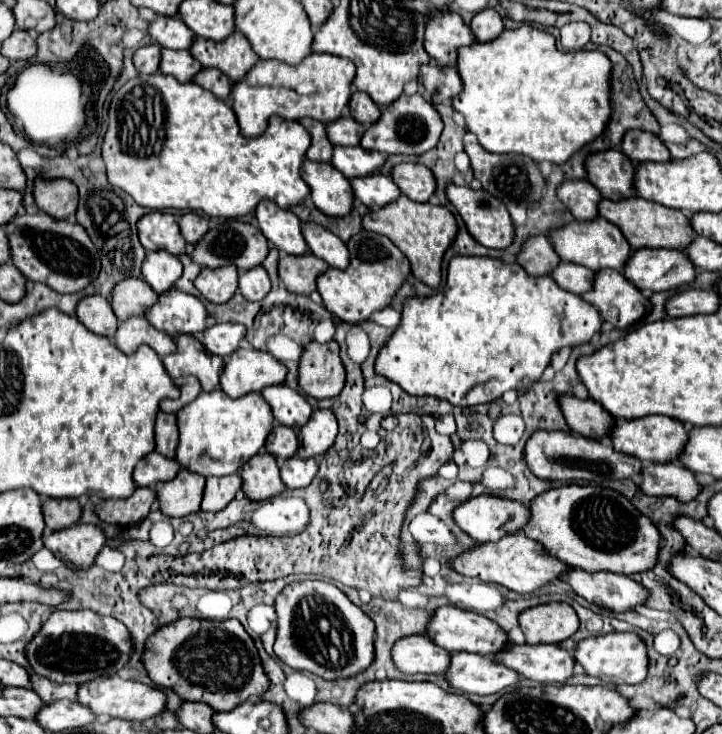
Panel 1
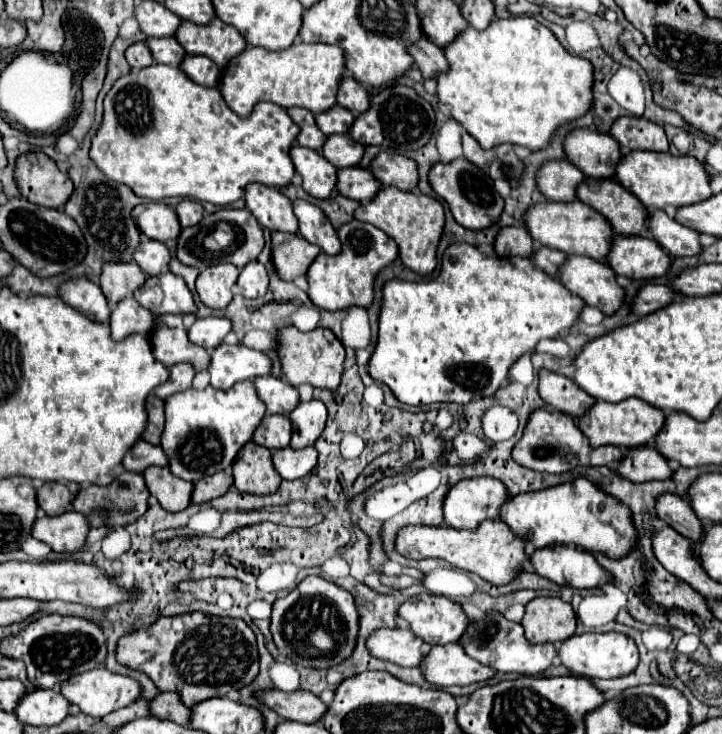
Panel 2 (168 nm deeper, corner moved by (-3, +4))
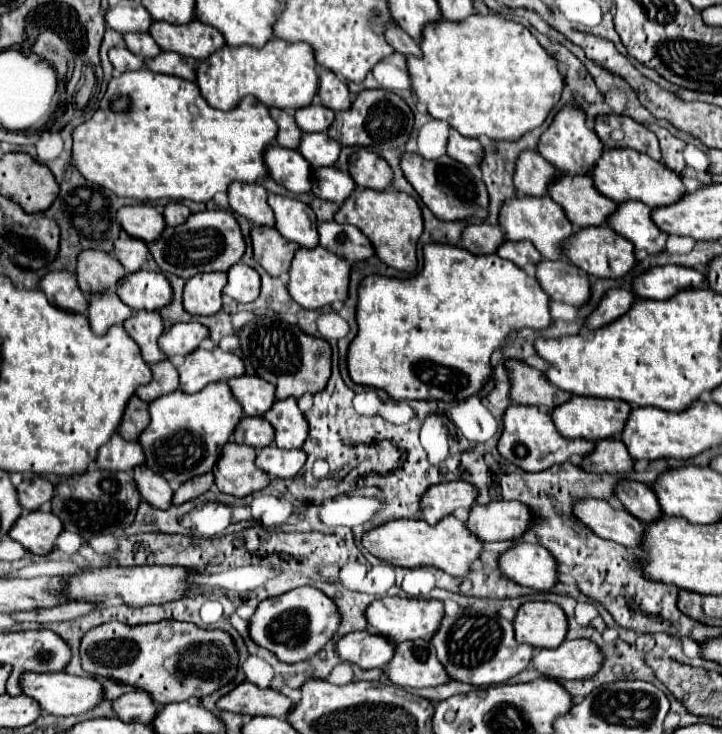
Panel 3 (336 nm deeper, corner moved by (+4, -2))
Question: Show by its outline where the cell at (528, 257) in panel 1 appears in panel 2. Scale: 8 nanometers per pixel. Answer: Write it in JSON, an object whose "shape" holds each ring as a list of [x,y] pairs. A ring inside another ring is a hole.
{"shape":[[[502,227],[494,239],[494,251],[500,257],[528,257],[534,251],[532,237],[524,227]]]}

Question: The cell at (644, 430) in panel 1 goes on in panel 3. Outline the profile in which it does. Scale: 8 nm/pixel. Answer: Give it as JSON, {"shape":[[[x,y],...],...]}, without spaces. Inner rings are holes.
{"shape":[[[573,397],[565,405],[559,405],[557,409],[553,409],[551,417],[563,437],[601,441],[601,439],[615,439],[623,433],[631,409],[633,407],[625,401],[601,401],[595,397]]]}

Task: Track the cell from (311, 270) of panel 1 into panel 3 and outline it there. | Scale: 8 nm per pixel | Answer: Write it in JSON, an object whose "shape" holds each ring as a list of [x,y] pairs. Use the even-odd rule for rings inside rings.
{"shape":[[[253,227],[251,241],[255,261],[273,277],[281,277],[289,271],[295,251],[299,249],[297,243],[287,241],[277,229],[269,227]]]}

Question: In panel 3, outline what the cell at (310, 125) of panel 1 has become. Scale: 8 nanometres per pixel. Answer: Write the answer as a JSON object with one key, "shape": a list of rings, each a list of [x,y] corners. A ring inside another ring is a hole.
{"shape":[[[271,109],[269,113],[271,113],[273,121],[279,125],[277,143],[279,143],[281,147],[287,147],[287,149],[297,149],[303,131],[301,131],[299,125],[295,123],[293,113],[287,113],[287,111],[283,111],[283,109]]]}

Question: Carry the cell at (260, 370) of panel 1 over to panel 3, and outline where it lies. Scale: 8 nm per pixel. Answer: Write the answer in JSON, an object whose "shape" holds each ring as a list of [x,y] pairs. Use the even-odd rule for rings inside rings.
{"shape":[[[219,347],[213,351],[197,349],[179,367],[179,385],[185,393],[197,393],[209,383],[229,381],[241,375],[245,375],[245,363],[239,355]]]}

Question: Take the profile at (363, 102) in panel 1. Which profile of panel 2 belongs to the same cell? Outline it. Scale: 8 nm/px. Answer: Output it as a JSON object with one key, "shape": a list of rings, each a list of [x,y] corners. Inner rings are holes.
{"shape":[[[344,75],[344,79],[340,81],[340,87],[338,87],[336,101],[344,109],[358,115],[358,113],[364,113],[368,109],[370,95],[368,95],[368,89],[364,85],[356,83],[356,79],[352,79],[350,75]]]}

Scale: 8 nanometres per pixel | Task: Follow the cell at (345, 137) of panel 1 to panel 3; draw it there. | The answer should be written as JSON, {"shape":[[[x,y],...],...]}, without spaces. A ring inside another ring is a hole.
{"shape":[[[309,105],[295,113],[295,121],[303,133],[327,131],[327,127],[333,123],[333,117],[335,113],[323,105]]]}

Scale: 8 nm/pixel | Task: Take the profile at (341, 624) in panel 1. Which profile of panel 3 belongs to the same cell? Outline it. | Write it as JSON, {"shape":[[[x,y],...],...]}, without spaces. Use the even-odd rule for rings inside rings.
{"shape":[[[297,587],[279,597],[271,597],[259,603],[255,615],[249,621],[251,639],[275,653],[285,663],[299,663],[315,657],[337,633],[341,625],[341,613],[331,597],[315,587]]]}

